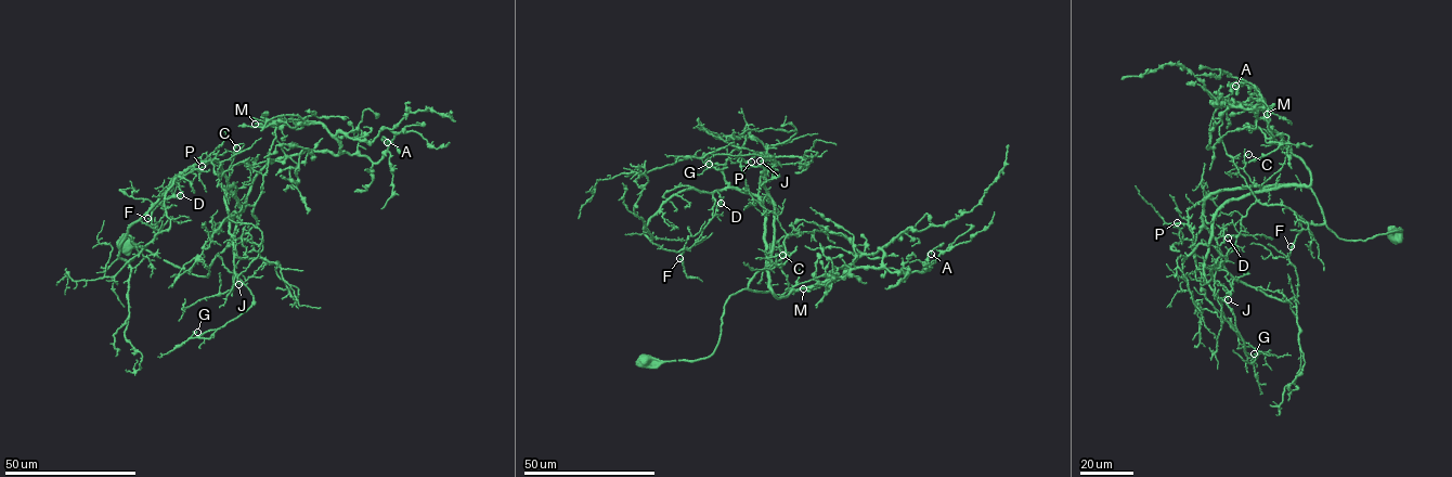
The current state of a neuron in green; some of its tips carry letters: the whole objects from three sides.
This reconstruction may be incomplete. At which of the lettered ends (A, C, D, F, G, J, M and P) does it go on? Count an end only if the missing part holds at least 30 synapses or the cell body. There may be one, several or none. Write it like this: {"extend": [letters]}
{"extend": ["D"]}

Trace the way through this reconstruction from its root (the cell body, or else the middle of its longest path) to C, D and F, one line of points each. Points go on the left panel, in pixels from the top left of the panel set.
C: (127, 245), (139, 244), (190, 272), (208, 276), (208, 267), (225, 246), (241, 213), (227, 181), (236, 147)
D: (127, 245), (208, 276), (240, 206), (215, 158), (176, 175), (169, 185), (178, 183), (180, 195)
F: (127, 245), (208, 276), (241, 213), (215, 158), (176, 175), (130, 224), (119, 258), (153, 241), (147, 218)

